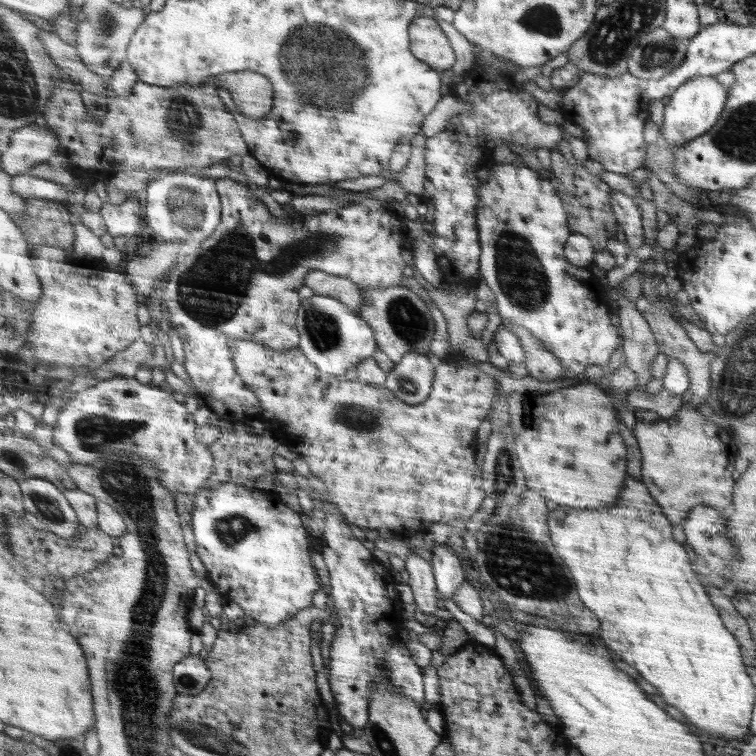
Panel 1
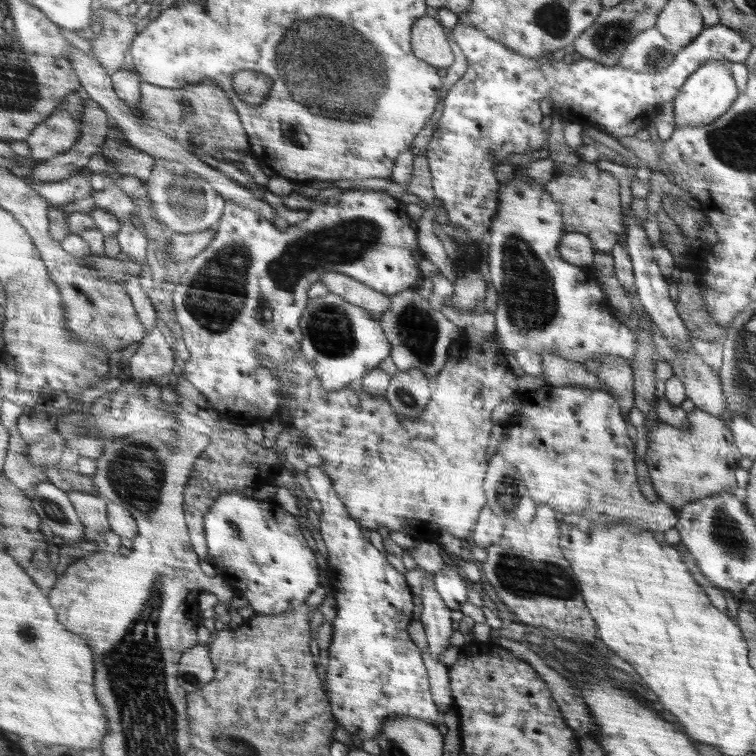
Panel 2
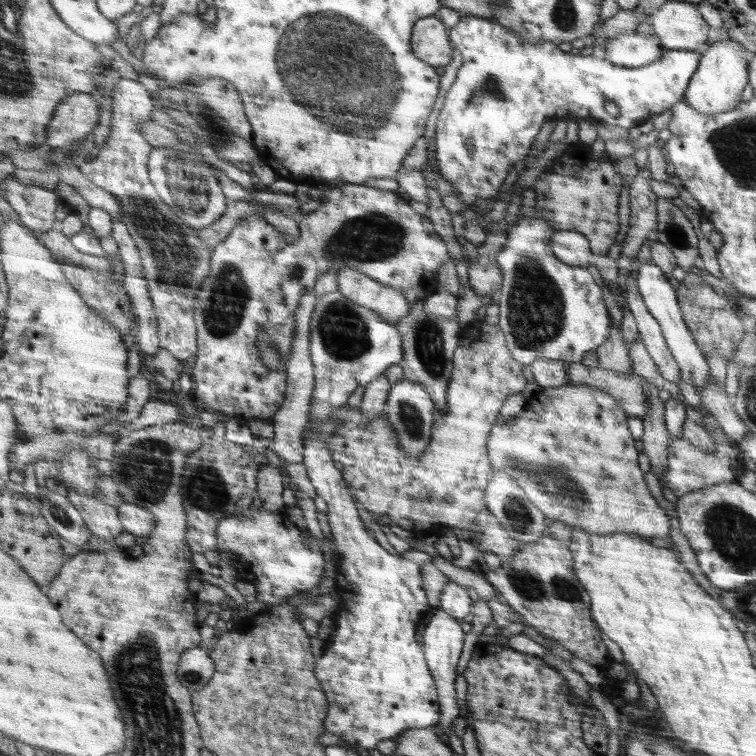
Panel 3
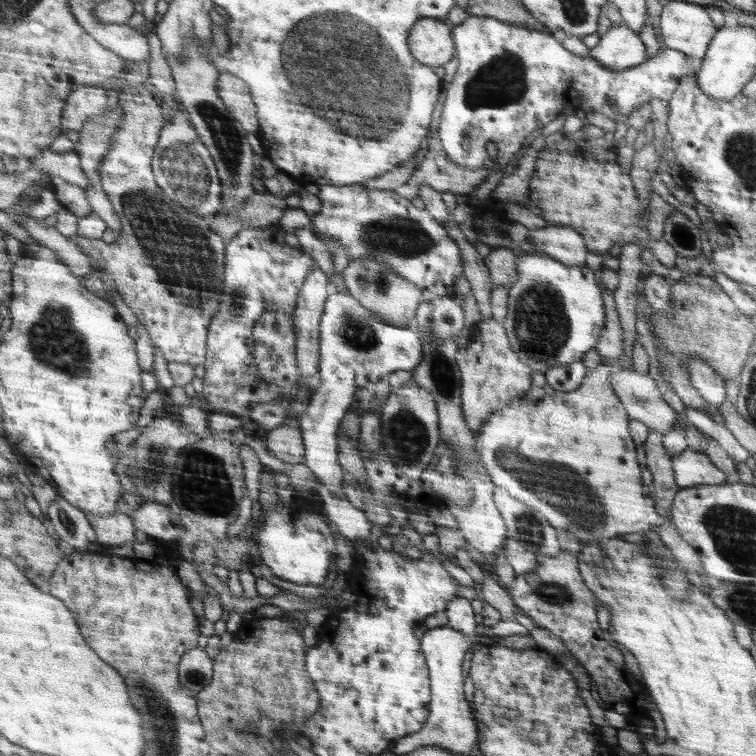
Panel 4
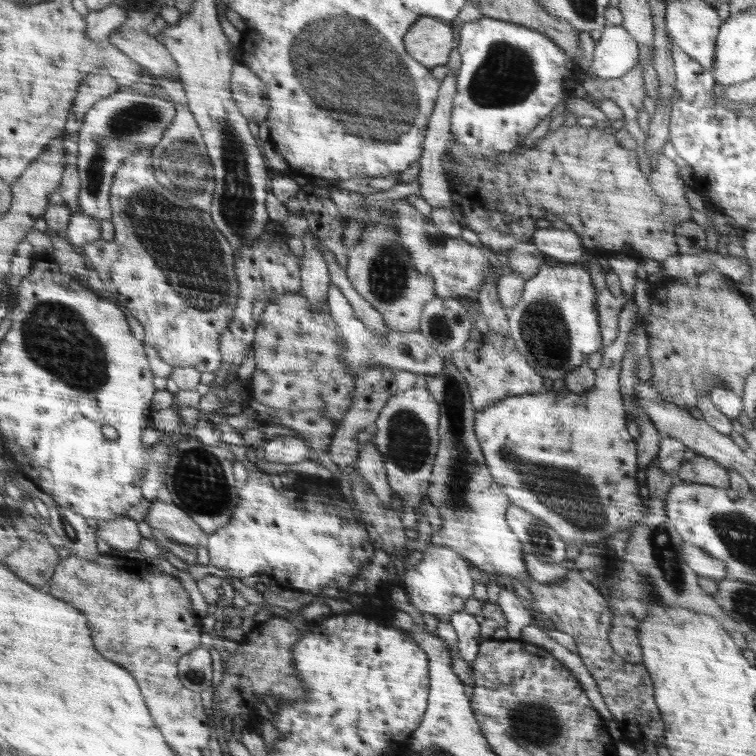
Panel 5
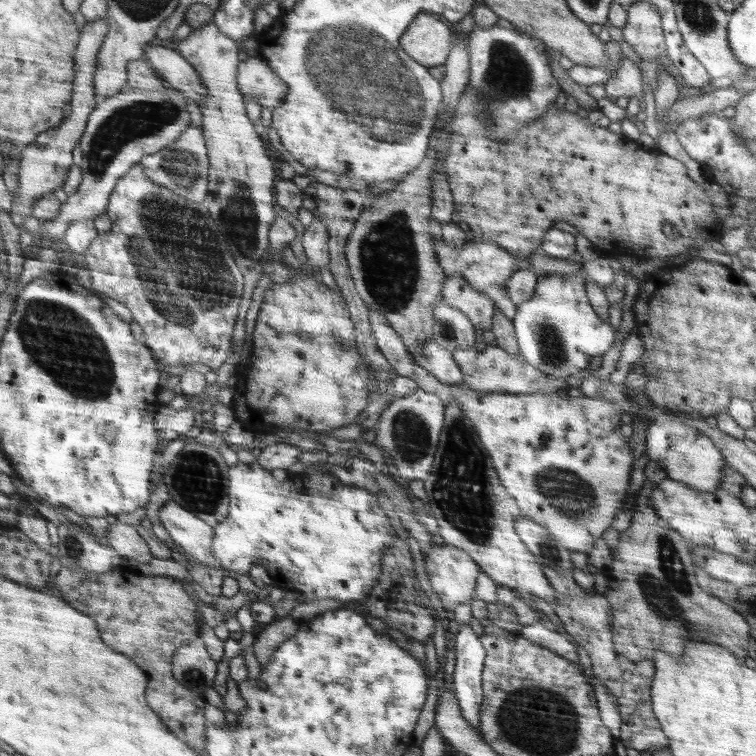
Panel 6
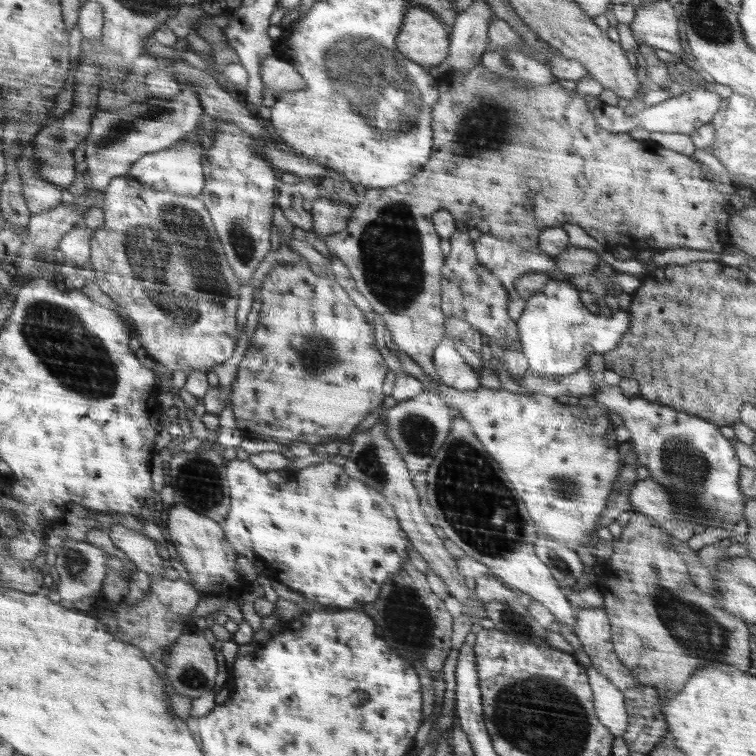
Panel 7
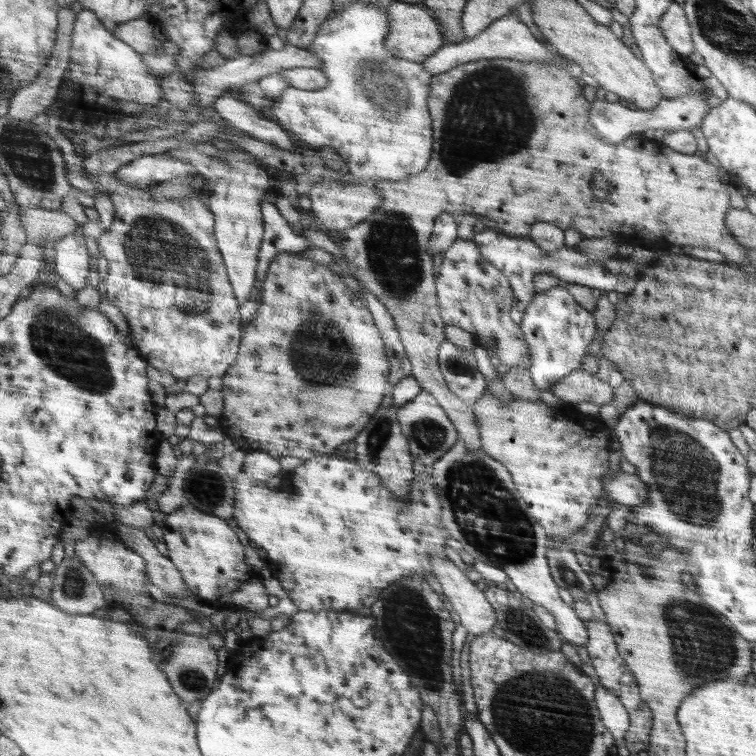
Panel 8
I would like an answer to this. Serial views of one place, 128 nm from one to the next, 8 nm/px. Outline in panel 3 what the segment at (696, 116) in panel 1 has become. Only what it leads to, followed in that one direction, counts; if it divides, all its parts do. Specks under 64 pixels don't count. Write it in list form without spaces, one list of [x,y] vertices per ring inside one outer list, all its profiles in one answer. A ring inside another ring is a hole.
[[[726,38],[712,44],[702,57],[695,77],[691,79],[684,100],[691,108],[706,115],[726,112],[739,107],[746,83],[750,82],[750,65],[754,53],[750,53],[742,44],[732,38]]]

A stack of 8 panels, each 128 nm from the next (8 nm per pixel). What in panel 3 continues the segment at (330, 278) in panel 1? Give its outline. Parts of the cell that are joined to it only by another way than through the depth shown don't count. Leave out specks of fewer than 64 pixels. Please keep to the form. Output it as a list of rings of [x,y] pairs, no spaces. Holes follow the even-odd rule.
[[[350,268],[340,269],[337,275],[338,291],[356,304],[378,312],[384,320],[396,323],[411,311],[412,304],[400,289]]]

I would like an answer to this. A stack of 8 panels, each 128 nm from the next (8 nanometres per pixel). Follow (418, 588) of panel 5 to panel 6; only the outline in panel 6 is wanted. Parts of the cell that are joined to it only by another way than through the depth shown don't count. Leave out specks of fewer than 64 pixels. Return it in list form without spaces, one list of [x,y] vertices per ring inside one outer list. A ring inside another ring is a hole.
[[[451,545],[436,546],[424,554],[426,554],[424,556],[424,565],[430,578],[430,584],[434,592],[440,597],[444,609],[457,610],[464,602],[468,603],[473,600],[472,594],[475,592],[474,588],[481,569],[470,555],[464,550]]]

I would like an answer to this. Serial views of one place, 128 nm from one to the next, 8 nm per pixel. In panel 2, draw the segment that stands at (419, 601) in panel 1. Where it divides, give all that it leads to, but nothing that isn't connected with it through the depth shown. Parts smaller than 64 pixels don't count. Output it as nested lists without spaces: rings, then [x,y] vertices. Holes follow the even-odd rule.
[[[429,580],[423,585],[420,592],[422,611],[420,621],[423,624],[428,651],[434,660],[442,656],[450,646],[450,636],[454,632],[452,621],[457,618],[456,613],[444,604],[439,592]]]

